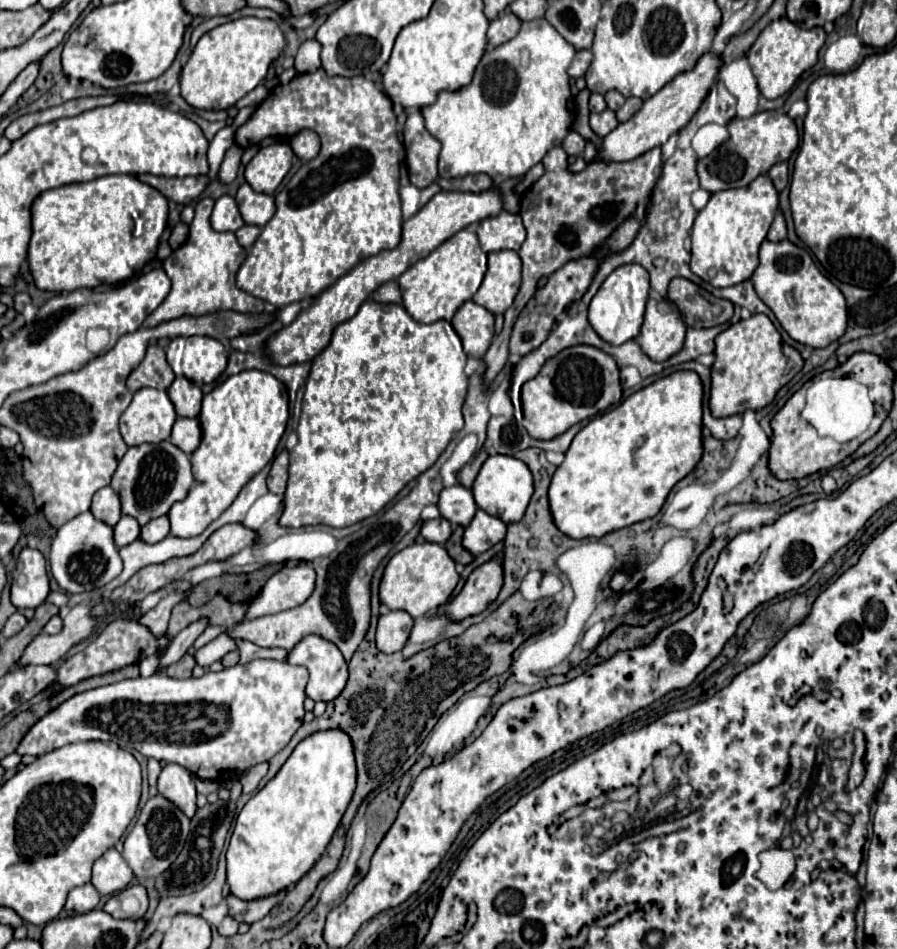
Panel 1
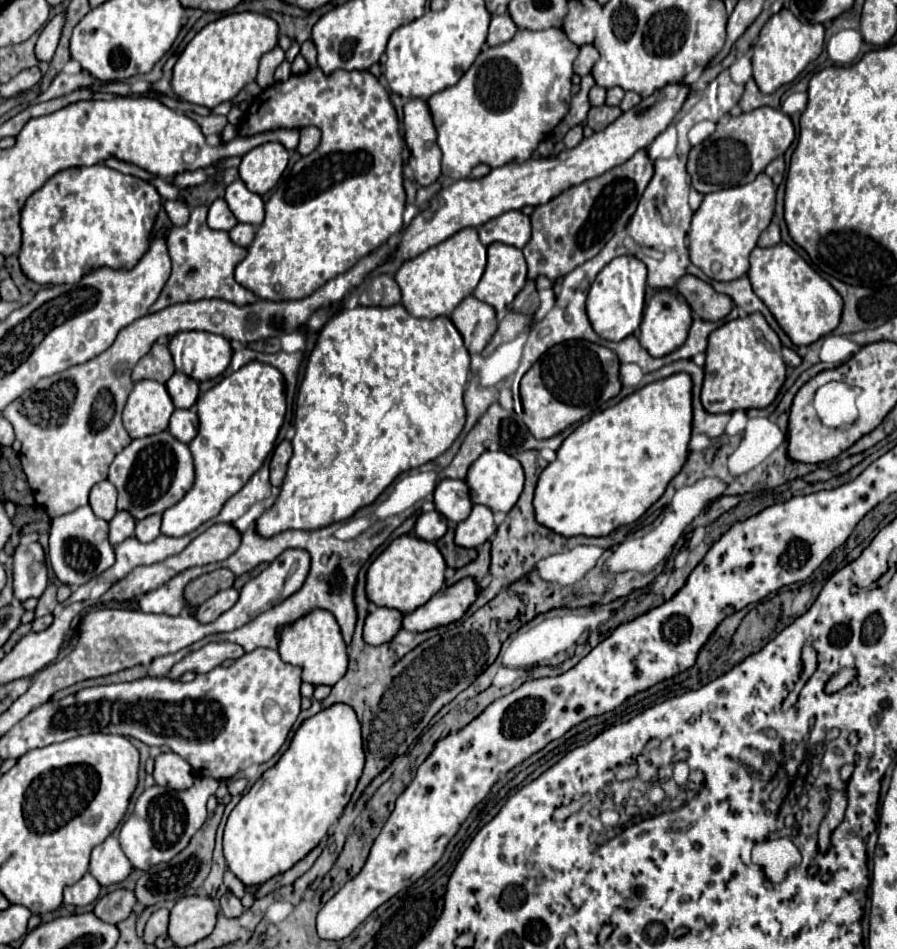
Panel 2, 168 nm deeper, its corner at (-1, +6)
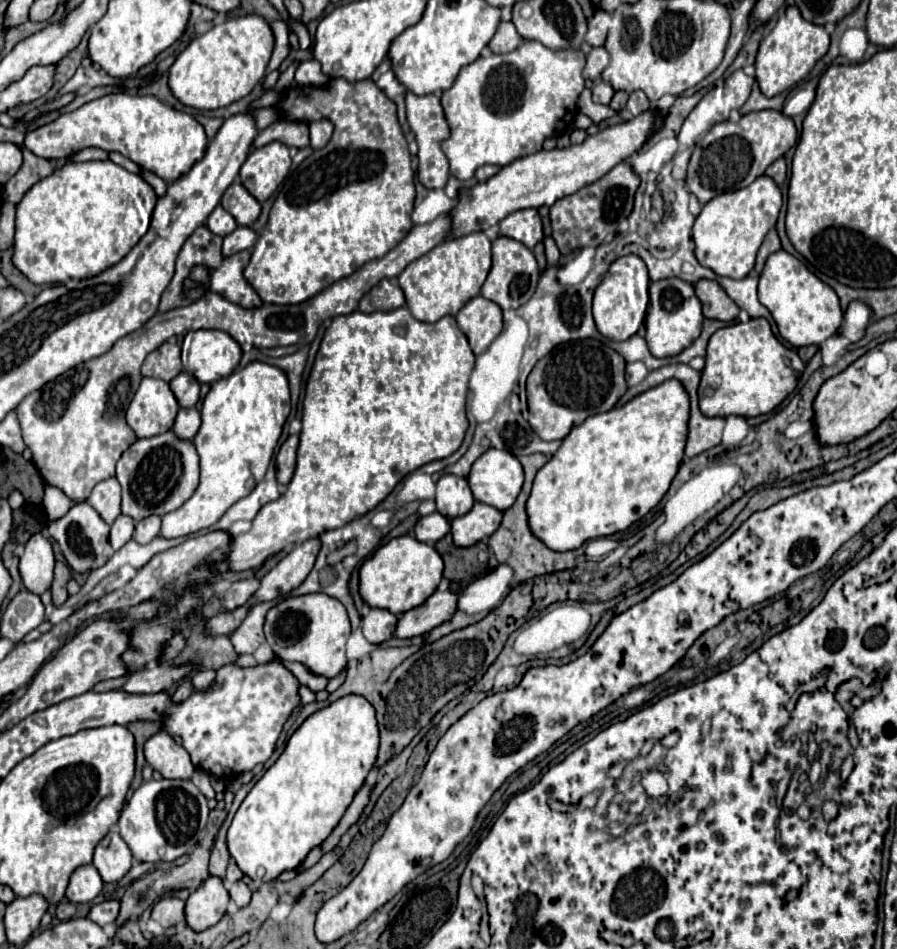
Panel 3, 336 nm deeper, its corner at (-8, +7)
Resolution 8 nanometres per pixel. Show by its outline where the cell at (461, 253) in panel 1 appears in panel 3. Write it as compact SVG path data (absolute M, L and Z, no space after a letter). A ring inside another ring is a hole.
M472 232L452 238L432 248L428 254L410 262L398 276L398 284L406 296L406 306L420 322L436 322L442 316L456 316L458 310L474 296L490 272L490 240L484 232Z

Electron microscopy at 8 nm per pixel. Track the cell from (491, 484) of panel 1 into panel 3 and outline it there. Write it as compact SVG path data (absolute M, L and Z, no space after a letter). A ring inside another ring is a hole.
M490 448L474 464L468 474L468 484L478 502L490 504L504 512L520 494L524 472L516 456L504 450Z

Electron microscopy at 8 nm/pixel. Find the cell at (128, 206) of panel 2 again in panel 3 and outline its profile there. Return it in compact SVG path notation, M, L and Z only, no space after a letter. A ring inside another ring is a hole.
M110 160L64 162L50 176L38 180L18 202L12 262L34 284L64 284L72 278L96 276L120 262L146 234L156 200L148 182Z

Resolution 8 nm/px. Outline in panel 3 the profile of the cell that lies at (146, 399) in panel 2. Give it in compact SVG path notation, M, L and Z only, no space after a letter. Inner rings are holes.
M142 378L126 410L126 422L138 438L158 436L172 428L178 408L168 382L160 378Z

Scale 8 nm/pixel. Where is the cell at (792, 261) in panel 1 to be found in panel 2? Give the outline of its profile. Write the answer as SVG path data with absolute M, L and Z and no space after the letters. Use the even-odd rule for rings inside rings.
M781 241L773 247L755 247L747 275L757 297L769 307L781 329L797 347L815 343L839 325L843 313L841 295L787 243Z

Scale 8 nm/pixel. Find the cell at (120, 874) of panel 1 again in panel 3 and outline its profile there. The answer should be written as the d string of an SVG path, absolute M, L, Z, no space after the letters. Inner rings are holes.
M112 828L94 848L92 864L100 872L104 882L118 882L132 866L132 852L118 834L118 828Z

